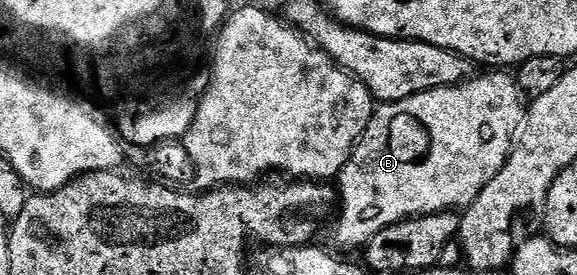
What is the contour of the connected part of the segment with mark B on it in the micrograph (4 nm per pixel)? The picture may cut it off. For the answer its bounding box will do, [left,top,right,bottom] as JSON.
[336,69,526,249]

